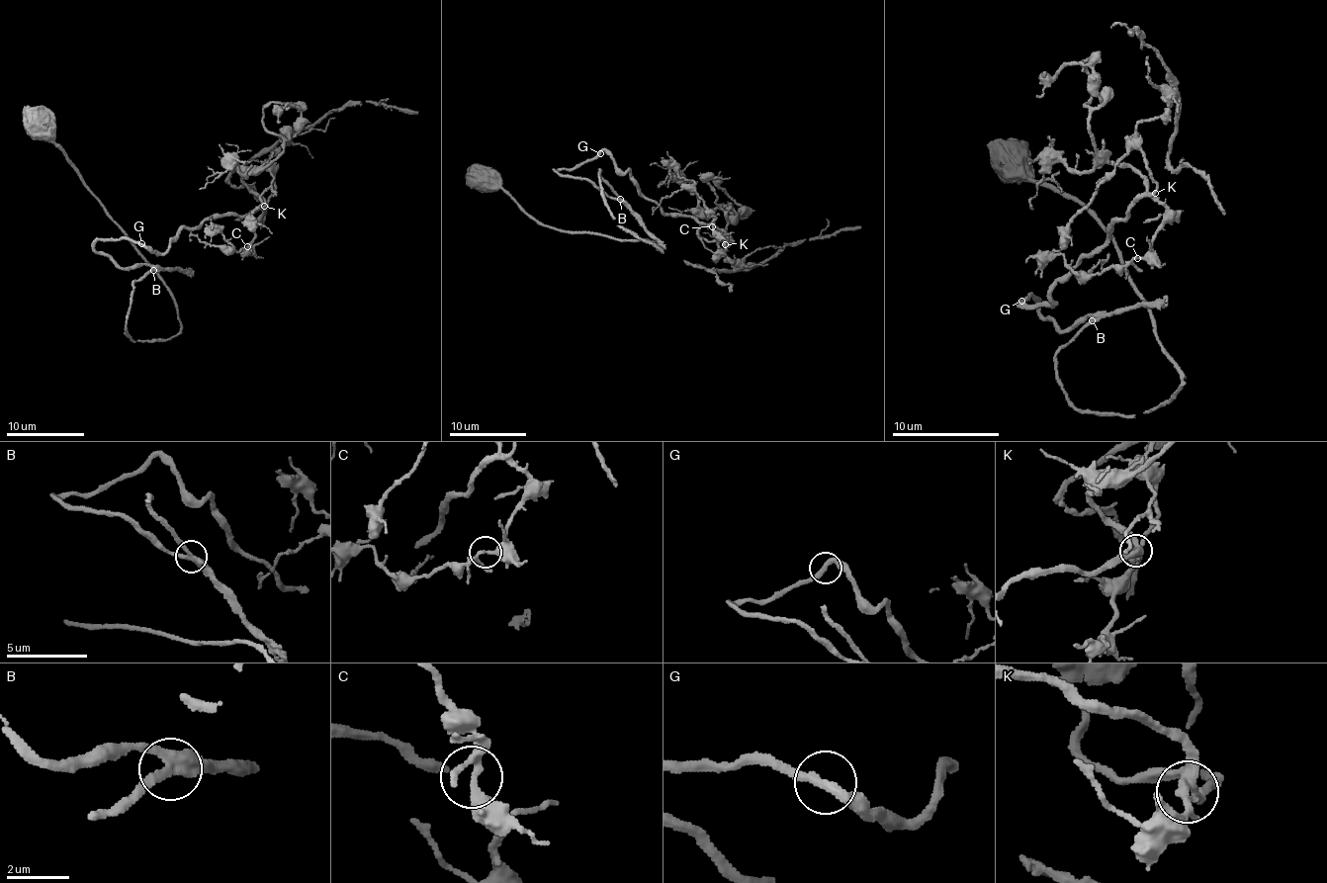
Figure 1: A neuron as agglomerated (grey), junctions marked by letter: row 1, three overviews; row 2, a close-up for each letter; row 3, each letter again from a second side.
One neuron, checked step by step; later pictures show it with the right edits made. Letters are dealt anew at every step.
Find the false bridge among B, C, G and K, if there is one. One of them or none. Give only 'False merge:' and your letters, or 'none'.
False merge: none

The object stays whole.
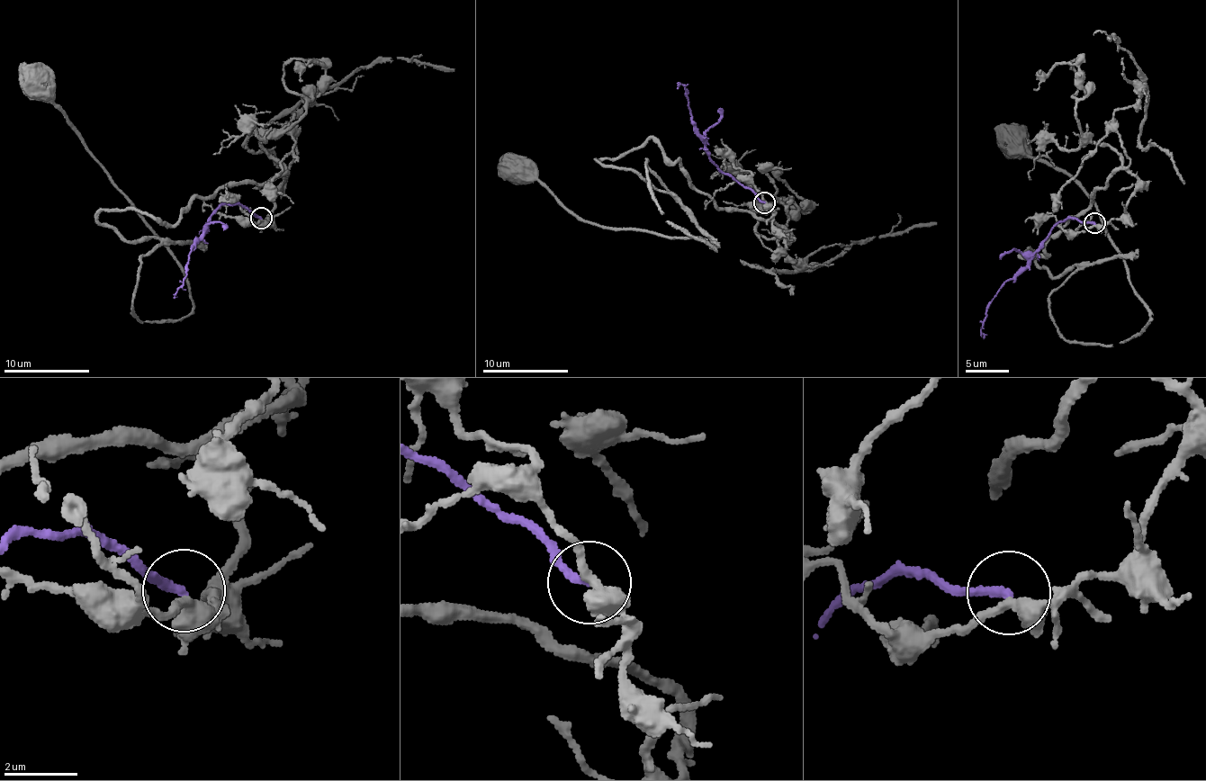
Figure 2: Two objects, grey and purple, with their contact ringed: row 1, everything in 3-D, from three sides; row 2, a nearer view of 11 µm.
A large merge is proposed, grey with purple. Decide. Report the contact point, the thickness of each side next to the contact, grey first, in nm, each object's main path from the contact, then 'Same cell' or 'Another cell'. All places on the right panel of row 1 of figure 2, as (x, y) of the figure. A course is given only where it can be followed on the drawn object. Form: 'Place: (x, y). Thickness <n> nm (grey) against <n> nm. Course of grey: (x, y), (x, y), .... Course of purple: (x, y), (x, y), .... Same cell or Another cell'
Place: (1094, 222). Thickness 360 nm (grey) against 240 nm. Course of grey: (1095, 224), (1124, 169), (1020, 255), (1077, 268), (1050, 320), (1104, 345), (1148, 307), (1019, 138). Course of purple: (1095, 222), (1070, 218), (1053, 228), (1023, 267), (1003, 283), (990, 303), (980, 330), (984, 339). Another cell

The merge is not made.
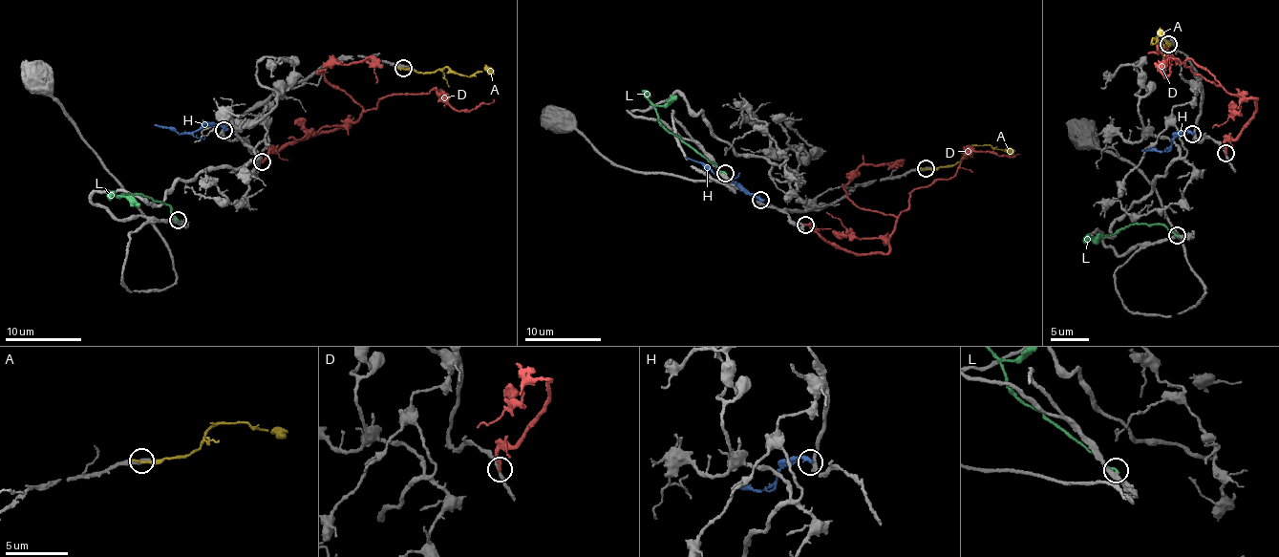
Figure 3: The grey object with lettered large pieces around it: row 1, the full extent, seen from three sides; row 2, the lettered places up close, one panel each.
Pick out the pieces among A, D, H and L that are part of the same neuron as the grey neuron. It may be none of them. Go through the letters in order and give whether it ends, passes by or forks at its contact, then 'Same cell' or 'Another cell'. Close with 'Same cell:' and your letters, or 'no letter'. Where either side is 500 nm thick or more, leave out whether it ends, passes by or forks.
A: It ends there. Another cell
D: It ends there. Another cell
H: It ends there. Another cell
L: It ends there. Another cell
Same cell: no letter

